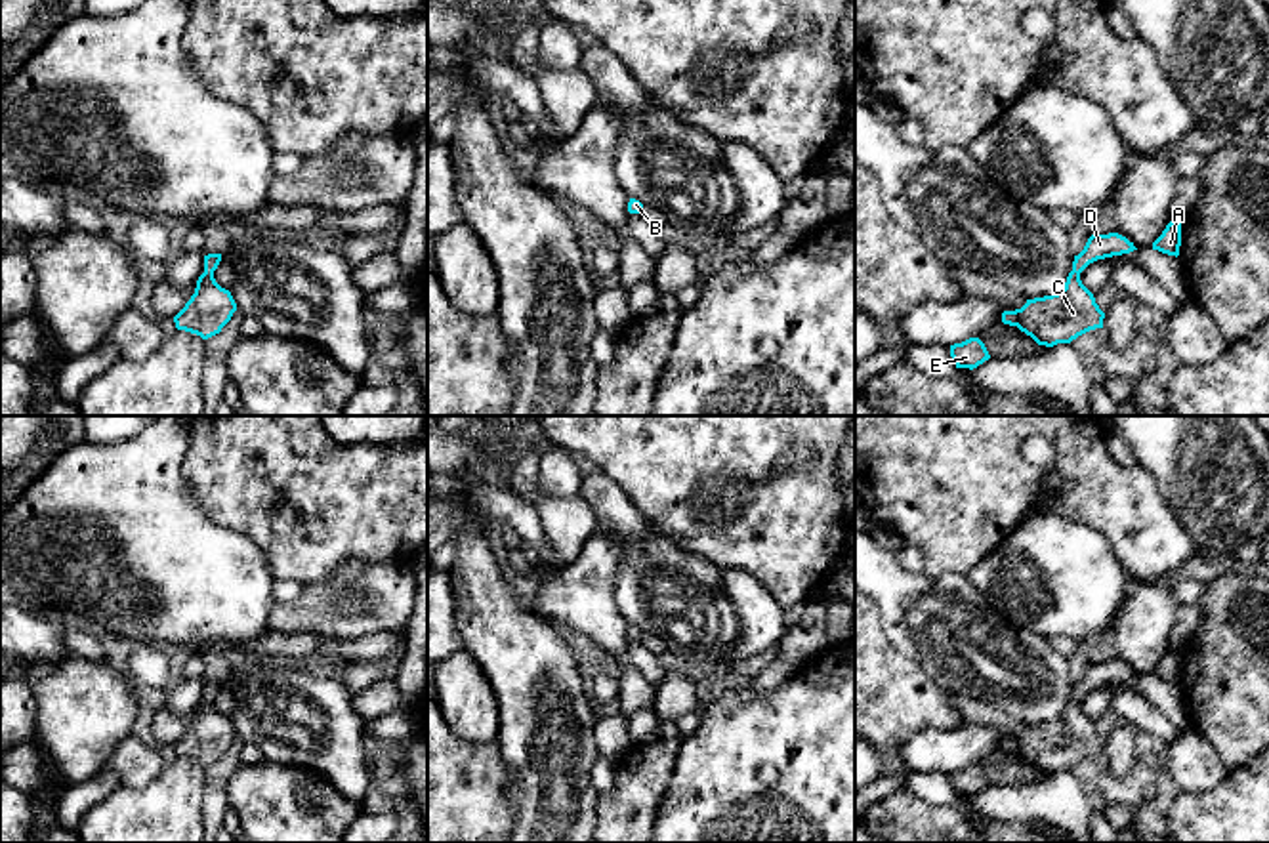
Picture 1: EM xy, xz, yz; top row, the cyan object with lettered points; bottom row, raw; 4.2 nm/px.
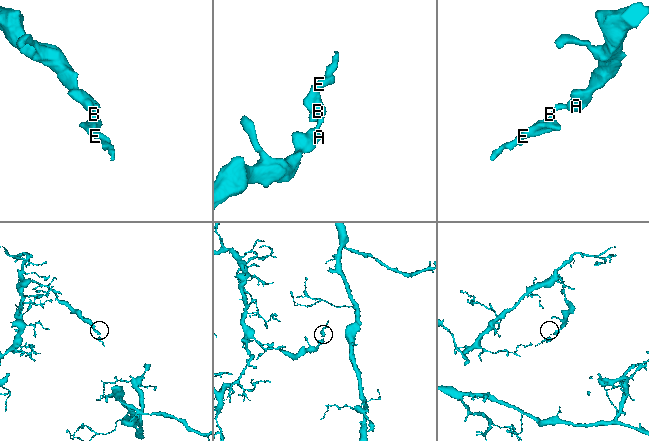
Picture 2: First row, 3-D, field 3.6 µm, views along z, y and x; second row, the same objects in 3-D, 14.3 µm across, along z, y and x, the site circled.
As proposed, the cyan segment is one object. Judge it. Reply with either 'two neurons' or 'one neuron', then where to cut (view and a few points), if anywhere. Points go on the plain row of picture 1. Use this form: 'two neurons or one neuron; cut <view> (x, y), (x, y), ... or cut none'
one neuron; cut none

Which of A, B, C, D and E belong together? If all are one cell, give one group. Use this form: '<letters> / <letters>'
A B C D E

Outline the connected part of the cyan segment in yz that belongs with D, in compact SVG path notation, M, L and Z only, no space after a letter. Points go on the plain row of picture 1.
M1118 660L1092 662L1084 677L1074 683L1065 715L1057 721L1027 727L1021 736L1004 738L1002 750L1017 753L1038 772L1071 771L1078 763L1103 755L1105 740L1093 721L1082 711L1080 700L1093 689L1137 677Z

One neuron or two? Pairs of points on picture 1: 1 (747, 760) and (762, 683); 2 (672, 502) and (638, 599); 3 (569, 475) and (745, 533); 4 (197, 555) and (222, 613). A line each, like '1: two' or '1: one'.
1: two
2: two
3: two
4: one

